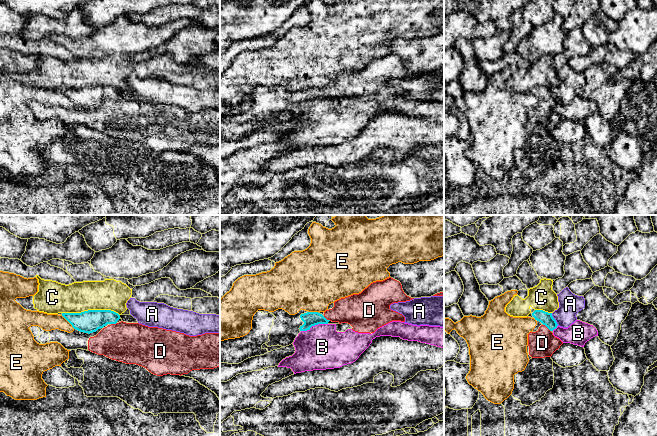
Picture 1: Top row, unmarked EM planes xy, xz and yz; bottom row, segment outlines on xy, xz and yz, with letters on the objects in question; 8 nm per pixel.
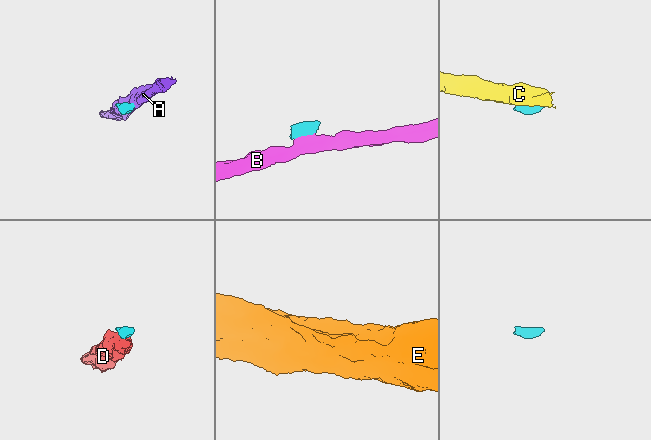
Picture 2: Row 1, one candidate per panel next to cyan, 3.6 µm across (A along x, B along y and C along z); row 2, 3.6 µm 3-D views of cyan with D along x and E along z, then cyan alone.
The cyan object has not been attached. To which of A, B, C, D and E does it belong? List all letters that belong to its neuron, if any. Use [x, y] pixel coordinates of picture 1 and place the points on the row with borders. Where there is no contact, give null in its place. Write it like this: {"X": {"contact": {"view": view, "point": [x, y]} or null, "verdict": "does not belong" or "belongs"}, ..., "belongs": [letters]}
{"A": {"contact": {"view": "yz", "point": [554, 319]}, "verdict": "does not belong"}, "B": {"contact": {"view": "xz", "point": [314, 325]}, "verdict": "does not belong"}, "C": {"contact": {"view": "xy", "point": [91, 310]}, "verdict": "does not belong"}, "D": {"contact": {"view": "yz", "point": [547, 327]}, "verdict": "belongs"}, "E": {"contact": {"view": "xy", "point": [68, 321]}, "verdict": "does not belong"}, "belongs": ["D"]}

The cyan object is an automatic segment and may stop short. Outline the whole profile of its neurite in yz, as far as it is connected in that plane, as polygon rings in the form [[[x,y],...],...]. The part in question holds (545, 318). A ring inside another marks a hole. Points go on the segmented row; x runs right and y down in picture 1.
[[[535,310],[528,317],[534,318],[537,325],[528,334],[527,353],[529,360],[532,358],[551,357],[560,348],[563,342],[553,335],[553,330],[558,324],[552,313]]]

